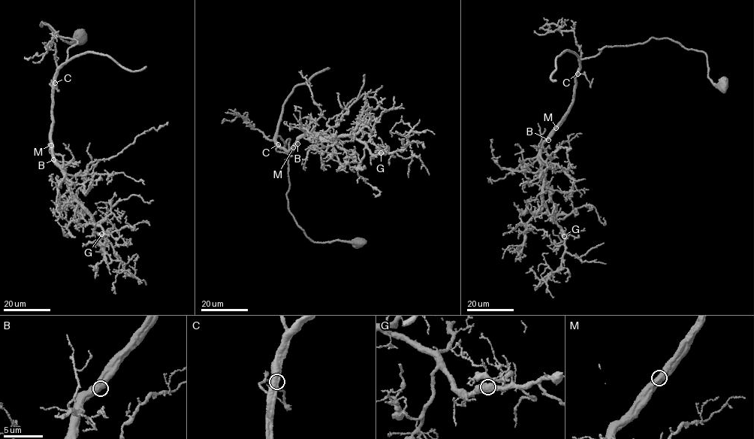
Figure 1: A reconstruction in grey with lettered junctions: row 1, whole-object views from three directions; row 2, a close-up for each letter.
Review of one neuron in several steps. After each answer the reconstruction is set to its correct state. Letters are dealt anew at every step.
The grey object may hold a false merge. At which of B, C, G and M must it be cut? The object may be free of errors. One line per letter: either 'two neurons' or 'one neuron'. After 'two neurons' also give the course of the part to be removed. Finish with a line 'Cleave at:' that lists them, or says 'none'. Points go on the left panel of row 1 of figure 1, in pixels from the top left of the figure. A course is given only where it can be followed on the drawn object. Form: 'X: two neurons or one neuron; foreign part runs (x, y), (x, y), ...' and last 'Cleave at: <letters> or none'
B: one neuron
C: one neuron
G: one neuron
M: one neuron
Cleave at: none

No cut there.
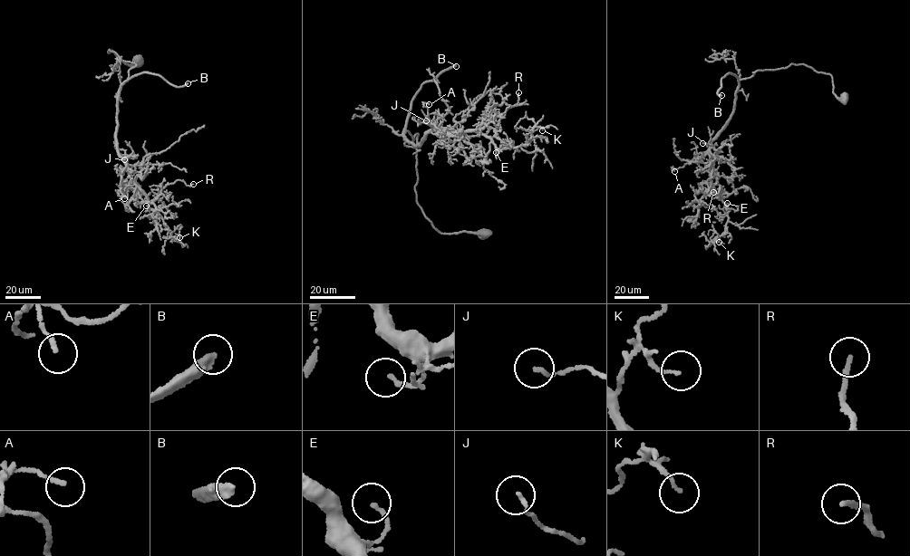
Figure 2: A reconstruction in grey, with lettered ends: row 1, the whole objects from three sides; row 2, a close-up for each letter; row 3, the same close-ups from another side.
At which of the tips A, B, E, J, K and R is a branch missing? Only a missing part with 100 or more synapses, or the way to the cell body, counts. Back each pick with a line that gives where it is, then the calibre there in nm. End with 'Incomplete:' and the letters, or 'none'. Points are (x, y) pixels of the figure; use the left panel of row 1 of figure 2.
B: (188, 83) | 320 nm
Incomplete: B

